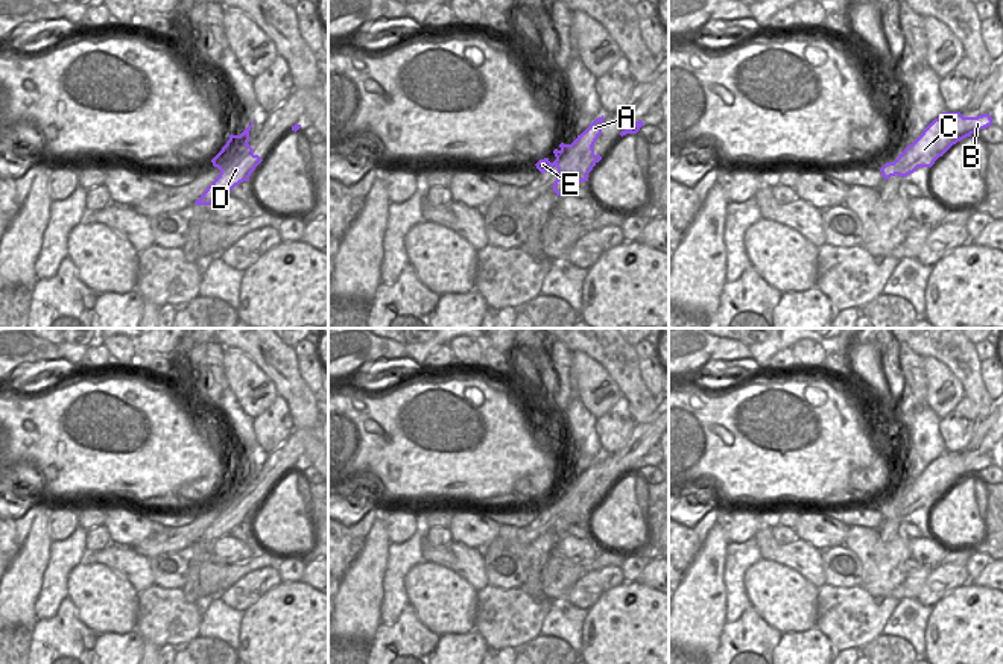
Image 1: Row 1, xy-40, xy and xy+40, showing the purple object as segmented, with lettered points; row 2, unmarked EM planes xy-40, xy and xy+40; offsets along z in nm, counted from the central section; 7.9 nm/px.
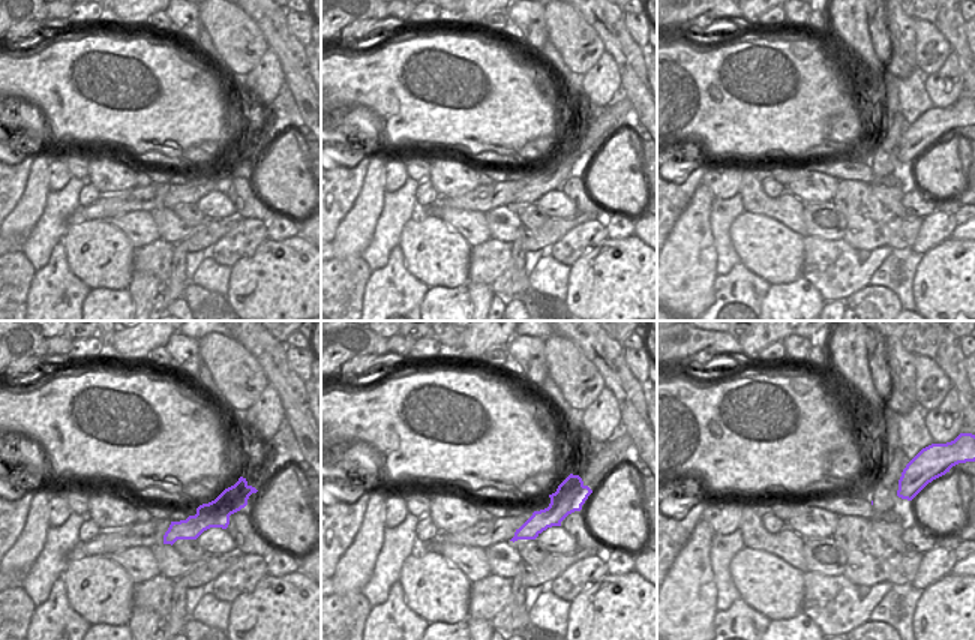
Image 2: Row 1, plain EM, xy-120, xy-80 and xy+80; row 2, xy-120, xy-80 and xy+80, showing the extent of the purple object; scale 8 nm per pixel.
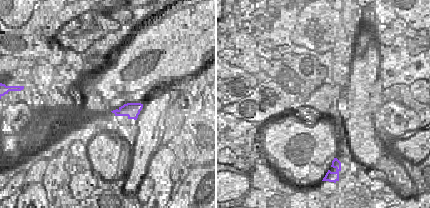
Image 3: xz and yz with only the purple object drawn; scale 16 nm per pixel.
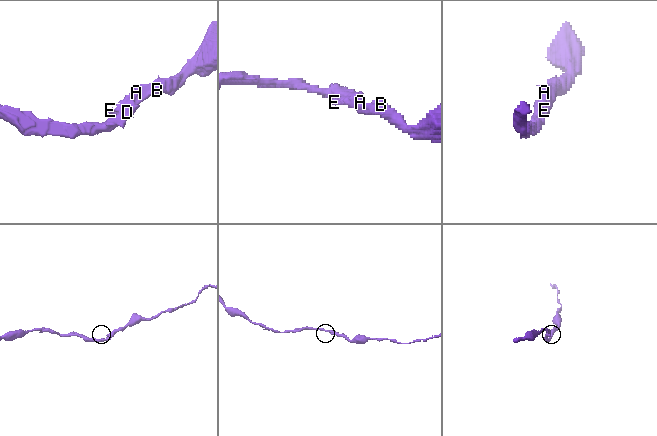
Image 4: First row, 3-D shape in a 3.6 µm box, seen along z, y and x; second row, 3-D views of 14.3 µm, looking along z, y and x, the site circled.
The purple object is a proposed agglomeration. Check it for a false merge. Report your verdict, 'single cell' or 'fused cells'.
fused cells

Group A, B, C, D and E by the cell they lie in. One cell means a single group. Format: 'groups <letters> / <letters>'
groups A B C / D E

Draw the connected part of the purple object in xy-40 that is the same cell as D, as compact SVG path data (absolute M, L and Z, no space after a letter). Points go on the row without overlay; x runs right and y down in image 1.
M249 485L237 500L219 503L213 498L211 503L220 514L195 544L211 545L216 539L228 536L236 526L249 520L251 514L261 501L263 500L254 494Z

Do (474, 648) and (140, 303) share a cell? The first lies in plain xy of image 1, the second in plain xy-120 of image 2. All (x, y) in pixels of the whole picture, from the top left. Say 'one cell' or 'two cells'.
two cells

